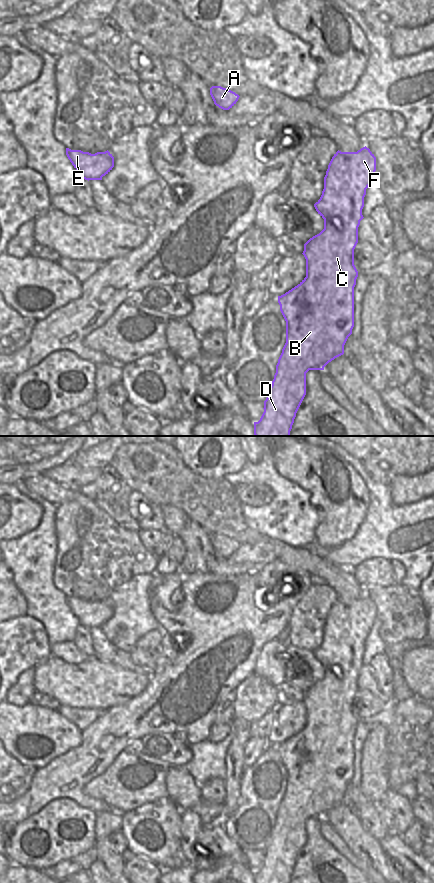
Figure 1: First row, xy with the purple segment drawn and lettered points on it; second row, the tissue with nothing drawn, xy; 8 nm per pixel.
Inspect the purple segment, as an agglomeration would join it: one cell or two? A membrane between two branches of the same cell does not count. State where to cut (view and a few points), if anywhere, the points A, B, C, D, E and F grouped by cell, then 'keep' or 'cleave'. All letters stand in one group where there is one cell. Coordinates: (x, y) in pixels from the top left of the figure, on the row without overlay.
no cut | A B C D E F | keep

